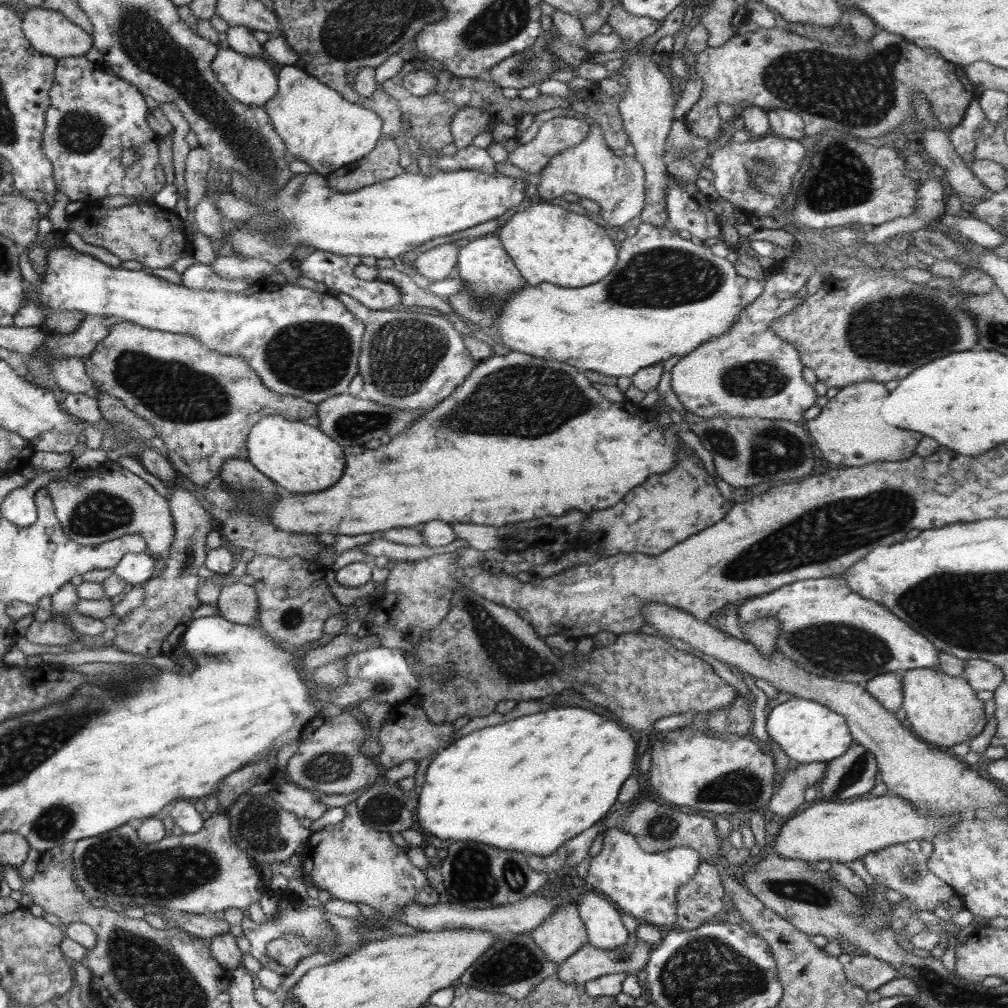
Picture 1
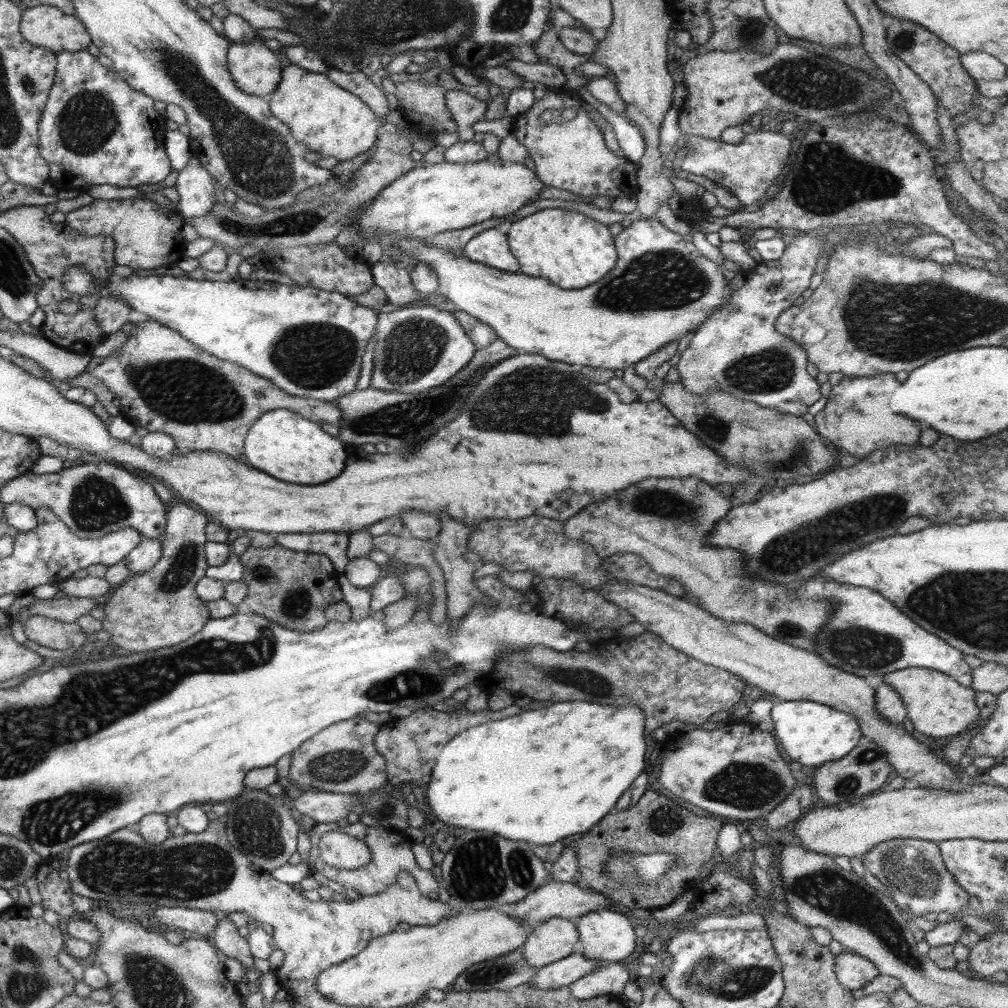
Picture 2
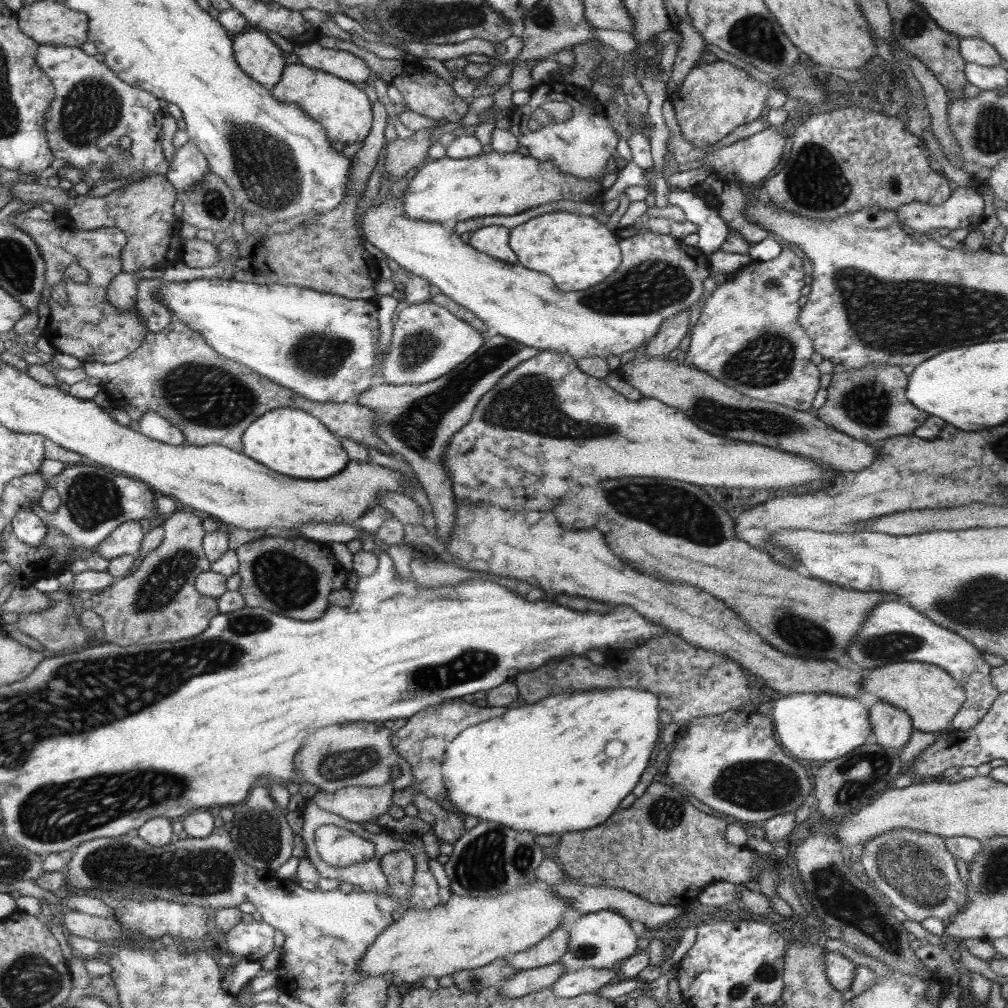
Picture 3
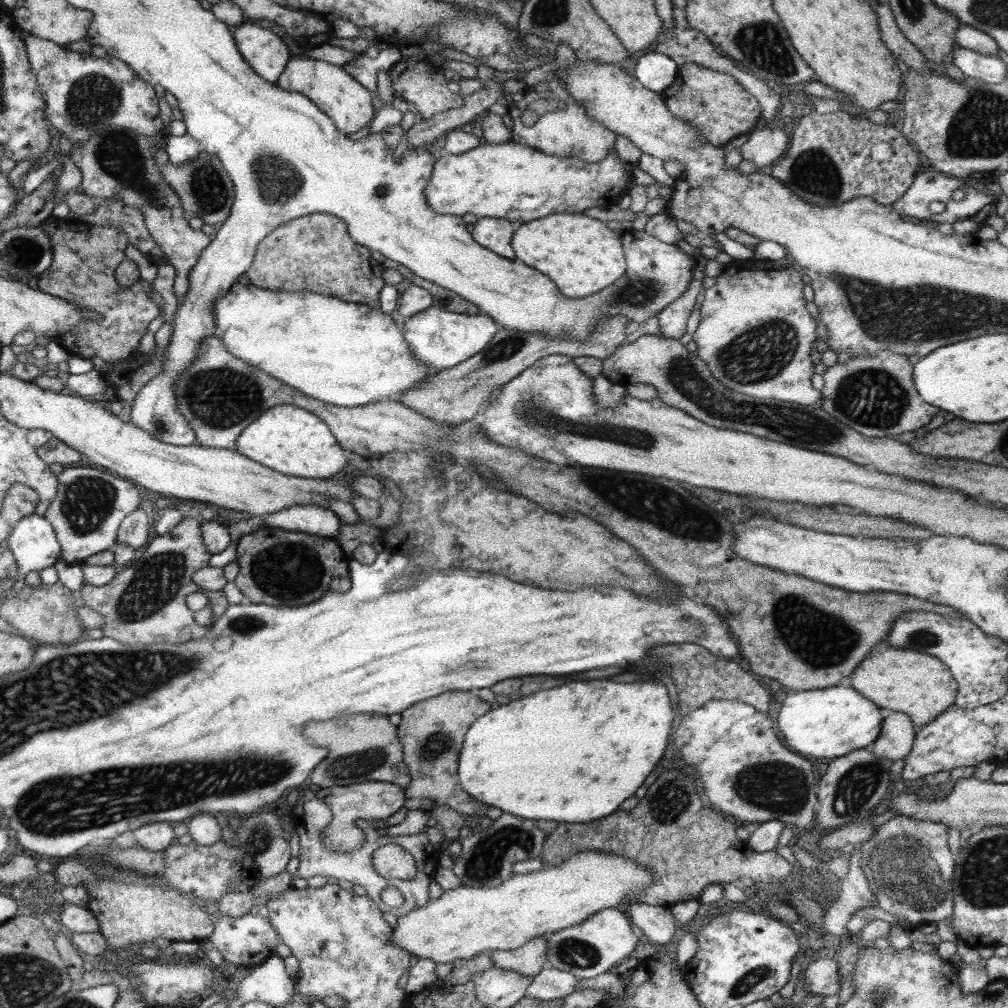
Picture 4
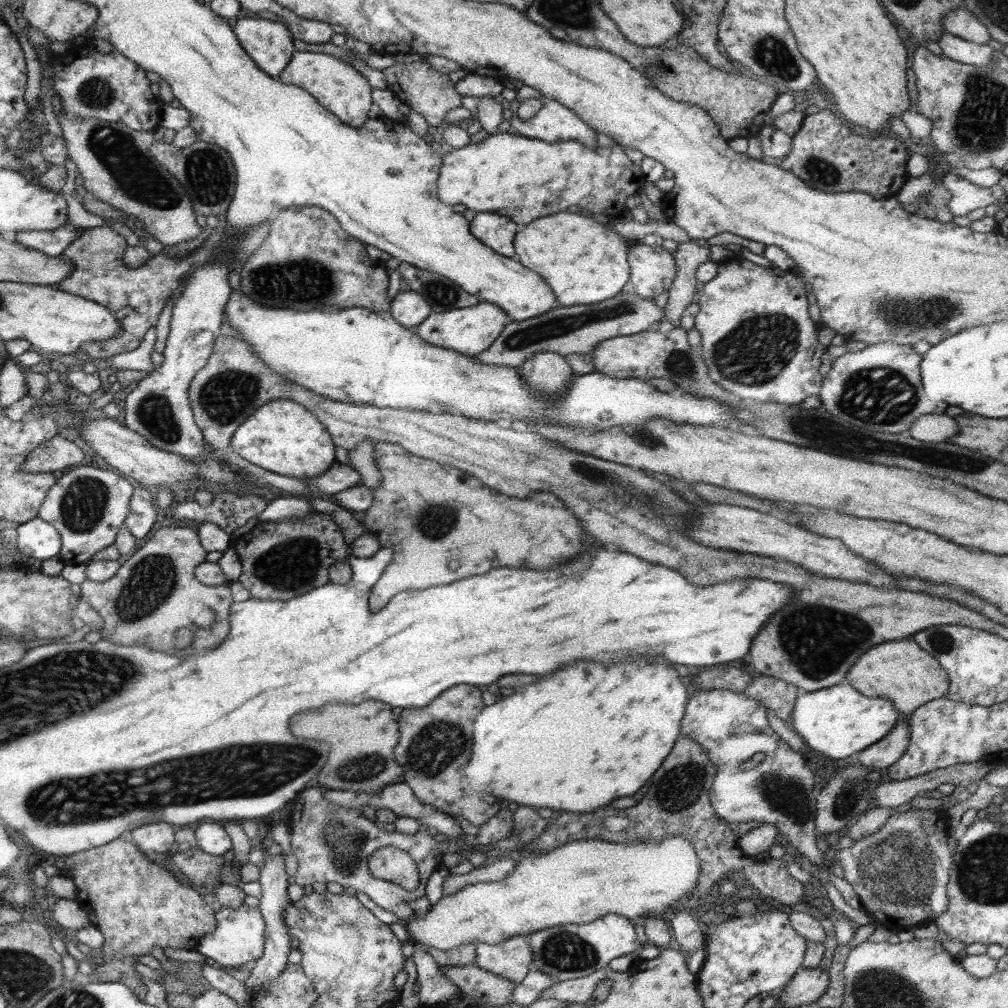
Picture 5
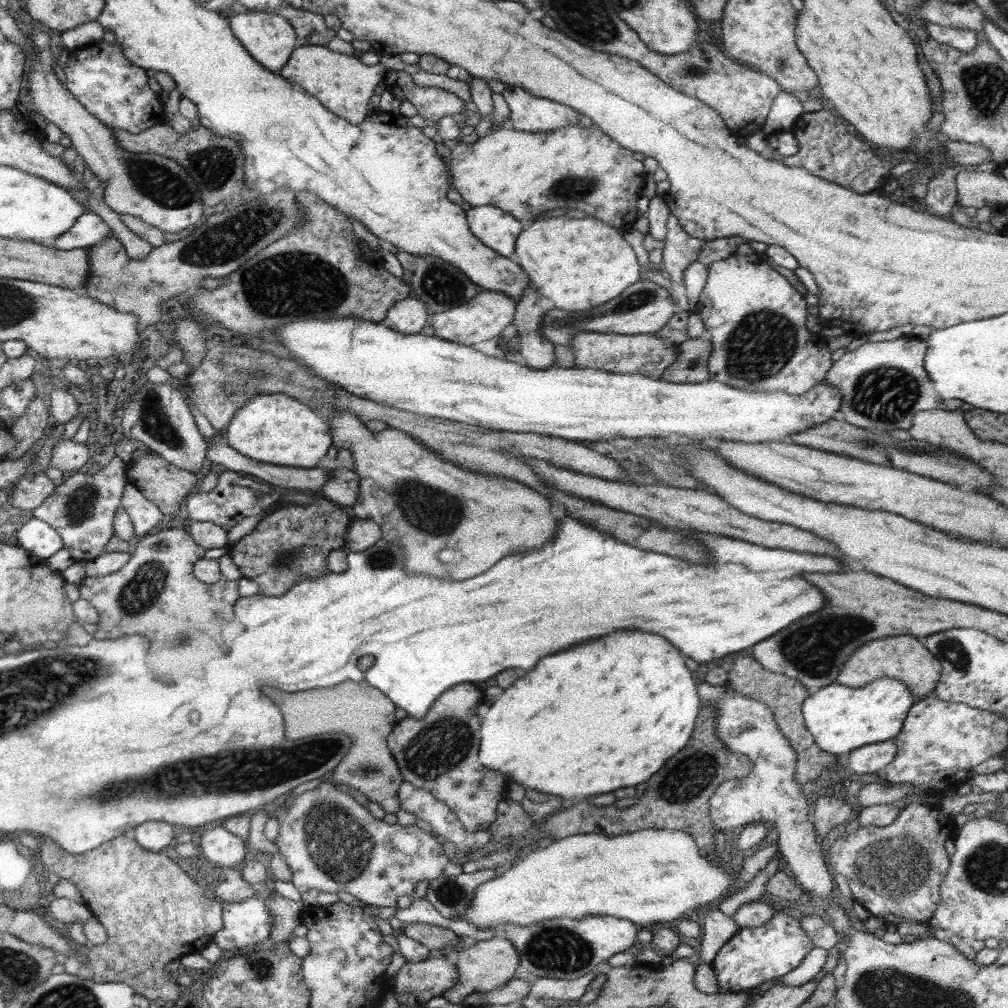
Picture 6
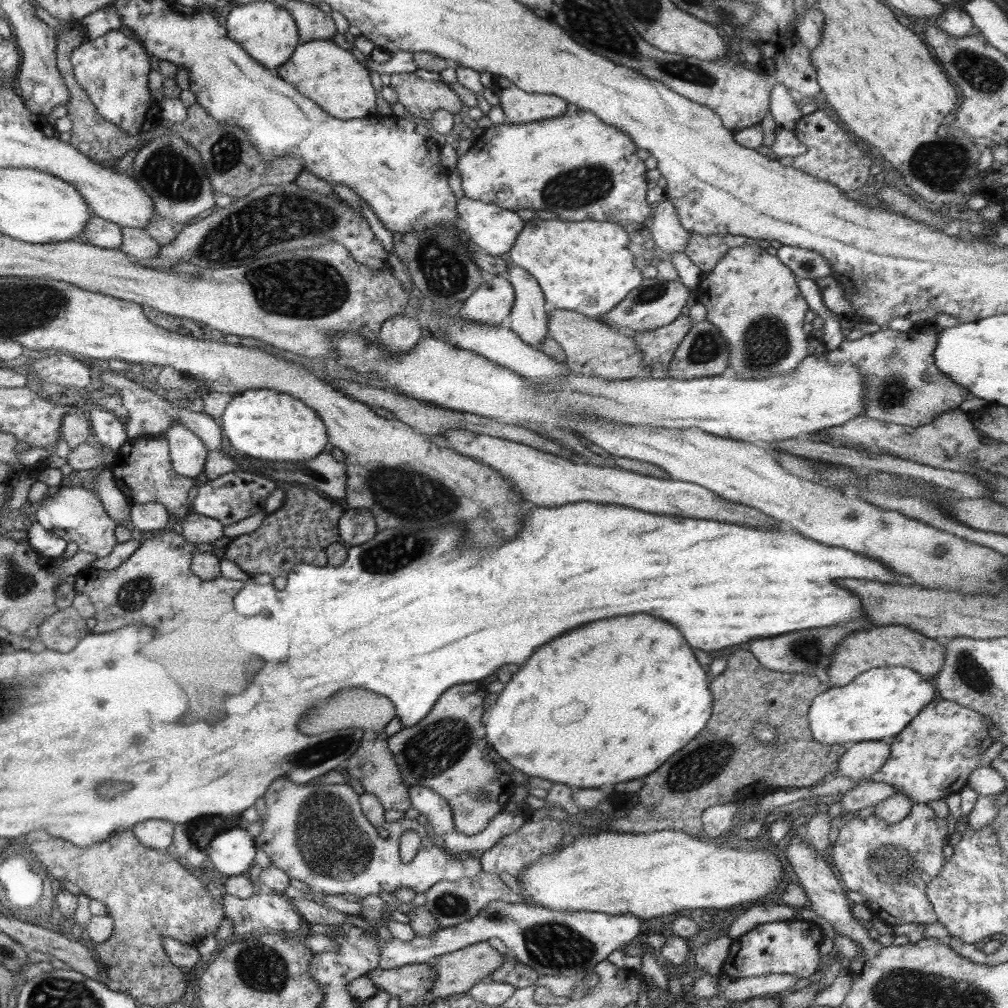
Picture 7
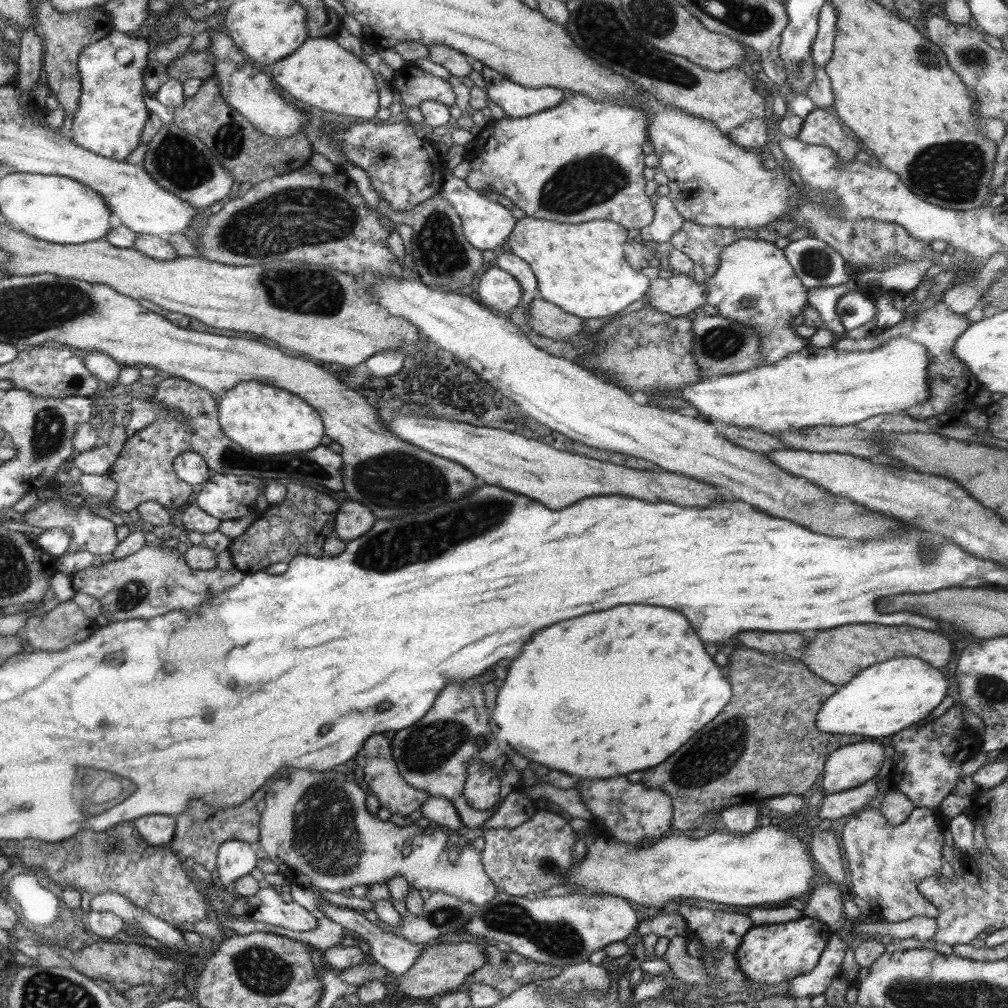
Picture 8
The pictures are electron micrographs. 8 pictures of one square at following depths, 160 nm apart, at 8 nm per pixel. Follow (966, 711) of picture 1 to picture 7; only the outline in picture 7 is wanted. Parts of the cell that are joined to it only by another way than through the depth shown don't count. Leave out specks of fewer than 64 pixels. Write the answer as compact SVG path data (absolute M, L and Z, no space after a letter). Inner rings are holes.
M900 624L877 625L858 630L838 643L827 675L836 687L843 687L868 669L904 666L929 679L934 678L942 670L945 658L946 649L942 640L928 638L921 632Z

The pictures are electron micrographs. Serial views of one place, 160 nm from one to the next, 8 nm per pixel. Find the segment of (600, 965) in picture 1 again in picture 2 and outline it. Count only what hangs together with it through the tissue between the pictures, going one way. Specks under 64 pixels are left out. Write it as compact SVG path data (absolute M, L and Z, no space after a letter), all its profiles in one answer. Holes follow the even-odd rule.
M577 950L570 956L557 960L537 969L530 986L539 989L561 989L568 987L582 976L594 972L602 962L585 957L582 952Z

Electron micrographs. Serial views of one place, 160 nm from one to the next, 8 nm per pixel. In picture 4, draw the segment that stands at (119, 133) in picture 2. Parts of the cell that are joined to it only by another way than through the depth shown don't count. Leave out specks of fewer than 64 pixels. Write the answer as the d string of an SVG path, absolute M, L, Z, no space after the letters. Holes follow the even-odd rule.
M22 30L27 48L27 57L35 74L38 88L46 101L45 118L60 134L74 142L87 142L101 128L116 125L131 128L144 136L155 136L164 130L158 109L158 98L154 87L142 80L123 60L107 55L98 58L92 52L72 51L67 46L56 44Z

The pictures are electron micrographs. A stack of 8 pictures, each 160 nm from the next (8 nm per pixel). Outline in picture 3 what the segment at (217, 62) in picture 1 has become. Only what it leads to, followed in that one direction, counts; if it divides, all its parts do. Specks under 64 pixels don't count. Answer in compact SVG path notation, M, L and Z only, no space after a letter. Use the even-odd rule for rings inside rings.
M254 28L233 34L232 39L234 58L238 66L252 80L256 80L271 92L286 66L283 51L266 32Z

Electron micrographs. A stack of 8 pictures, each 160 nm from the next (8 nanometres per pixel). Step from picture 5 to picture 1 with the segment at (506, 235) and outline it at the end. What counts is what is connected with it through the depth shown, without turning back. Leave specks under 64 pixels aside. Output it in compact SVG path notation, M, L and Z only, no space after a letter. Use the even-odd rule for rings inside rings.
M487 234L459 247L457 266L459 278L465 282L466 288L450 296L449 306L468 326L476 324L476 326L488 326L490 329L497 326L496 319L500 315L504 301L510 294L520 291L526 285L513 260L504 250L501 240L492 234Z

